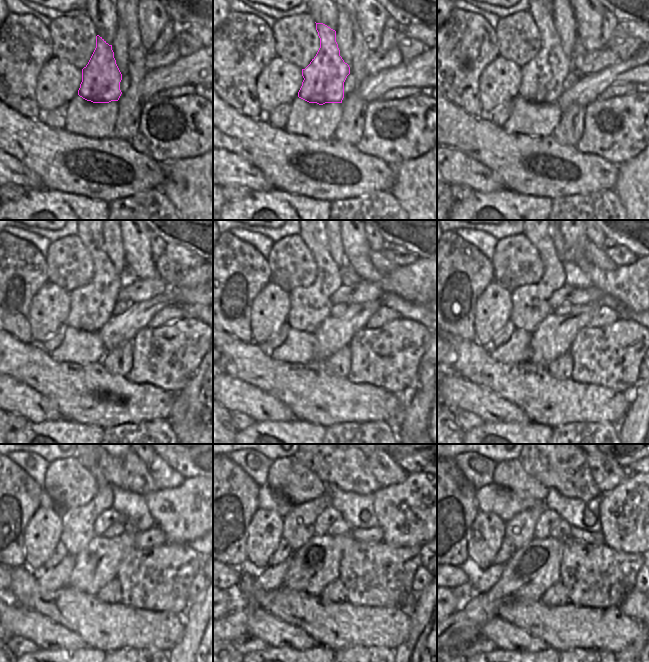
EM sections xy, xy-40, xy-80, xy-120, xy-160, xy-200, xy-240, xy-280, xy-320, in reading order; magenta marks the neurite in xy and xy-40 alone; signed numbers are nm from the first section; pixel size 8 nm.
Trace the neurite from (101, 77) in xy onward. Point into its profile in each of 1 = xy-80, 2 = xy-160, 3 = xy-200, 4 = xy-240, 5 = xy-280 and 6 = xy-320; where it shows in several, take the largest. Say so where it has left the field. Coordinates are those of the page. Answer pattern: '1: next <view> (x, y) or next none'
1: next xy-80 (542, 78)
2: next xy-160 (309, 306)
3: next xy-200 (530, 307)
4: next xy-240 (77, 524)
5: next xy-280 (298, 529)
6: next xy-320 (520, 529)

